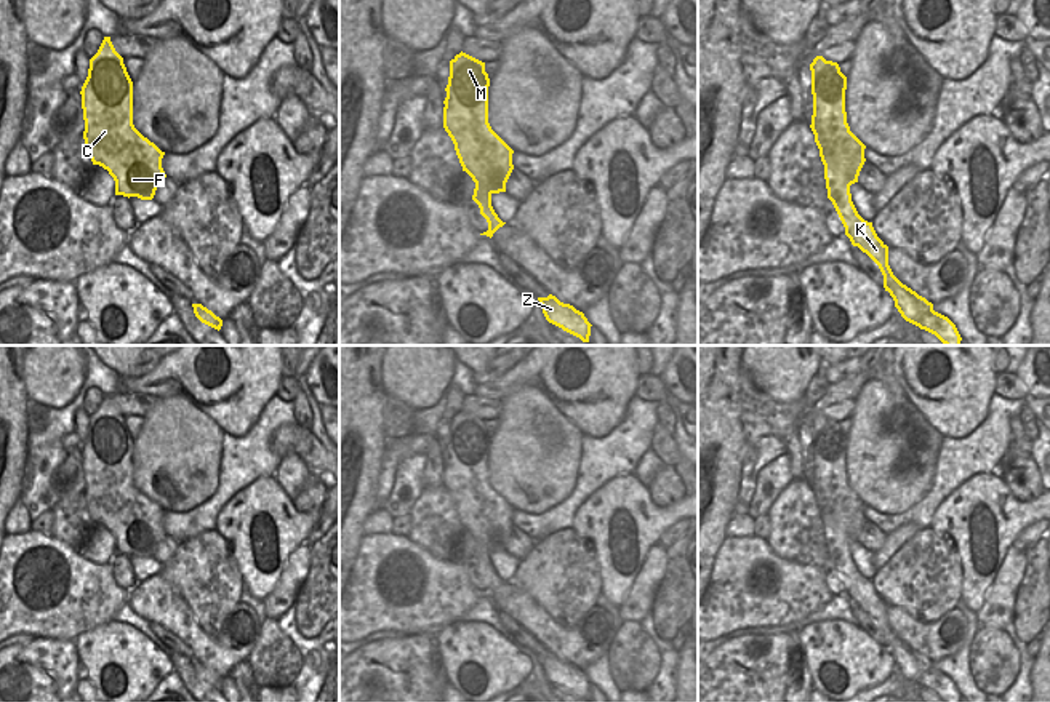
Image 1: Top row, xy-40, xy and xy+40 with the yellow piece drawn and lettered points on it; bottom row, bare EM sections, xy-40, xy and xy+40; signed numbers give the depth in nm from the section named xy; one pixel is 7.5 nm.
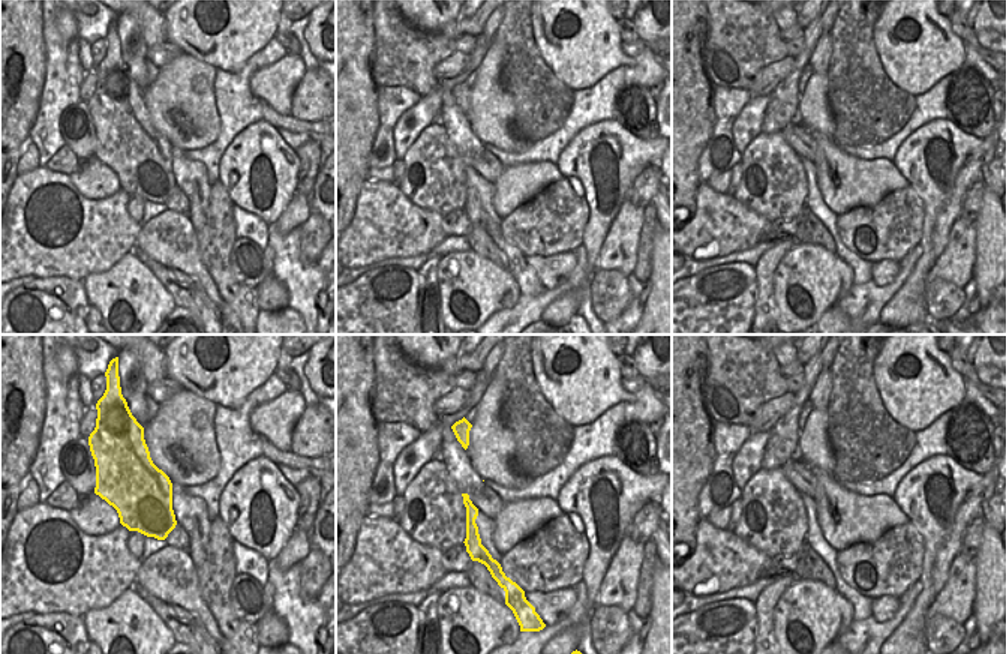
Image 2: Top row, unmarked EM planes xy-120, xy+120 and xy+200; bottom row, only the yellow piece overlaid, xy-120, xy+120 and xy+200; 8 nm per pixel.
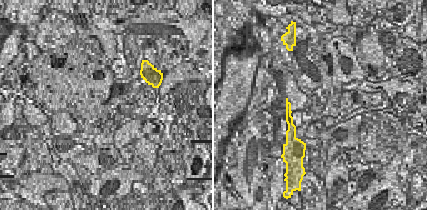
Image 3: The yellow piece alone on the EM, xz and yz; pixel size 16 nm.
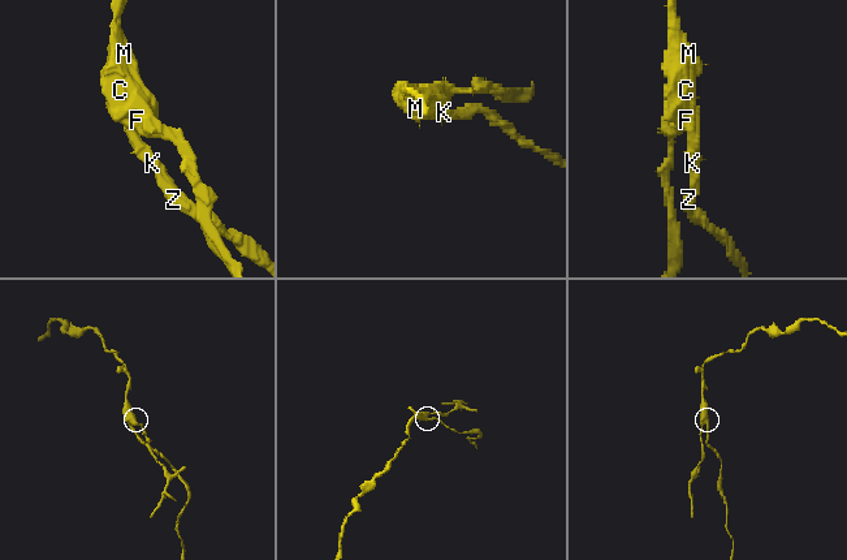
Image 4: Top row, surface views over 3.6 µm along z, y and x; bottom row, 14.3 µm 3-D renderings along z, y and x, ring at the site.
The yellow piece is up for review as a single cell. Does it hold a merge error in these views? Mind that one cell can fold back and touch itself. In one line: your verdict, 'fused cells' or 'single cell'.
fused cells

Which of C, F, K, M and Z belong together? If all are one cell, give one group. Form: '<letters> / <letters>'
C F M / K Z

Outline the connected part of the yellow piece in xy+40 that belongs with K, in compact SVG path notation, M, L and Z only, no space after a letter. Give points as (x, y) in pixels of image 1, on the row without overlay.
M842 539L839 547L828 547L828 556L832 560L852 603L858 604L879 624L884 633L884 646L890 651L895 665L906 680L935 692L943 702L960 702L962 696L956 683L948 675L935 670L932 660L893 633L888 624L888 604L877 595L872 580L858 572L852 560L852 542L855 540Z

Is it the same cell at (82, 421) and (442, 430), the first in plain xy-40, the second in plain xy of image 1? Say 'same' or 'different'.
same

